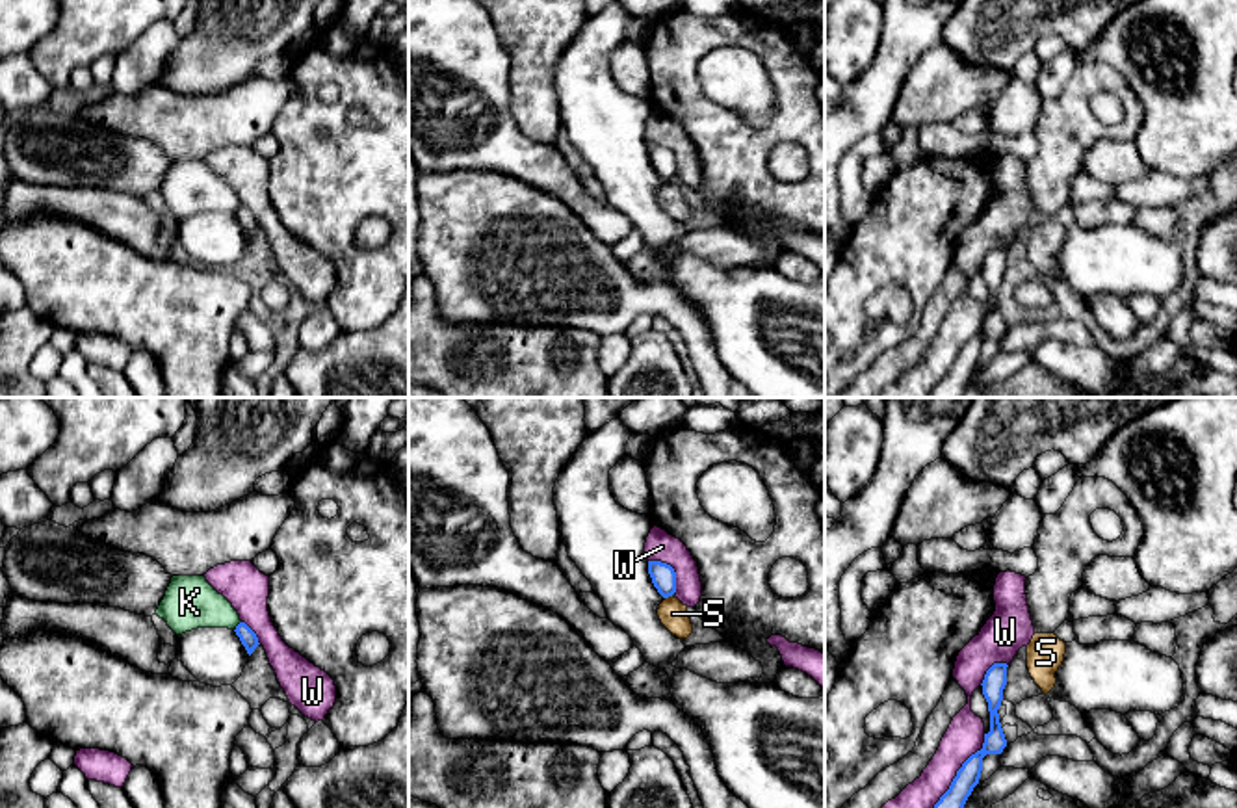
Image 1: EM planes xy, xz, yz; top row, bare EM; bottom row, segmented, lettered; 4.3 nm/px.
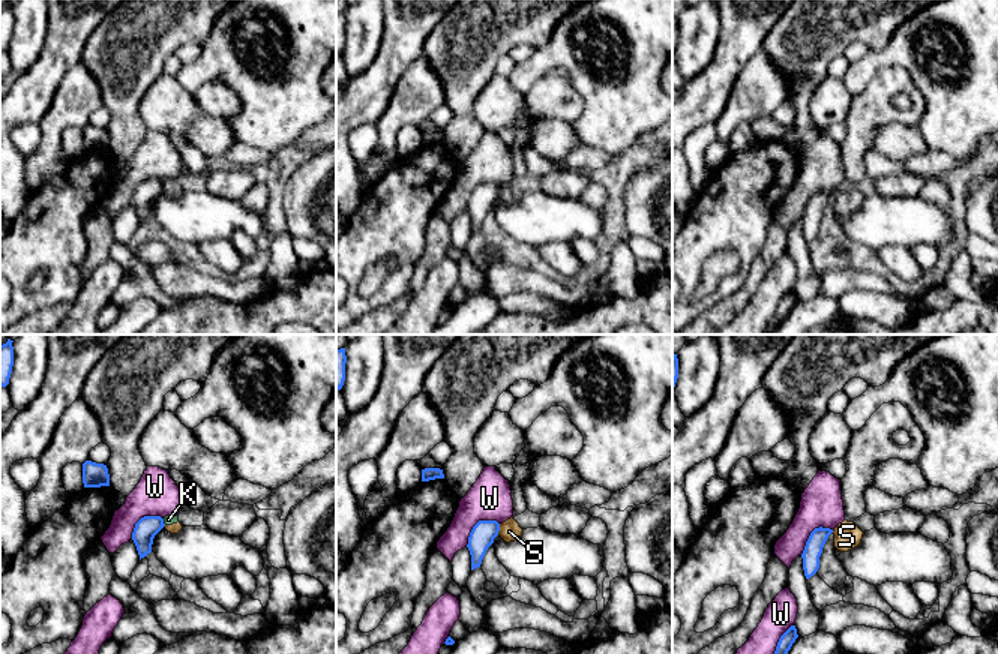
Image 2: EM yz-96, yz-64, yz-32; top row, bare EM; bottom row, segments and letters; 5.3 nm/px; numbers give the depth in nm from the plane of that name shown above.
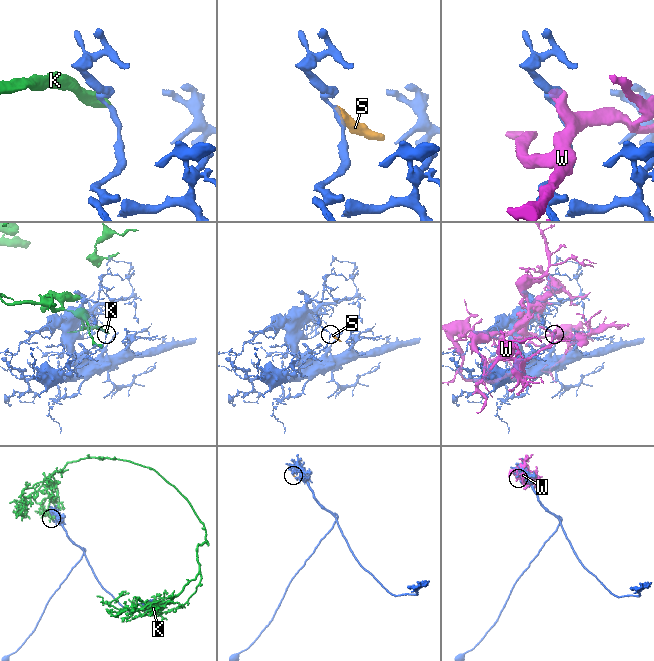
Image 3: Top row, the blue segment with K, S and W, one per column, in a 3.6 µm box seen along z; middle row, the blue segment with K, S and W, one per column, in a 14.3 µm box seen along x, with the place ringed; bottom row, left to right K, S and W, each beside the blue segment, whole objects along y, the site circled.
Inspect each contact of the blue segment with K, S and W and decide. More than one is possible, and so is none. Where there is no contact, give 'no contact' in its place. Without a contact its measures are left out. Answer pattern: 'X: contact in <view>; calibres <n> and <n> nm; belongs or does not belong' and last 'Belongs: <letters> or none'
K: contact in xy; calibres 70 and 240 nm; does not belong
S: contact in xz; calibres 110 and 120 nm; does not belong
W: contact in yz; calibres 130 and 180 nm; does not belong
Belongs: none

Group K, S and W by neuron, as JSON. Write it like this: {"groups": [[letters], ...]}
{"groups": [["K", "S"], ["W"]]}

